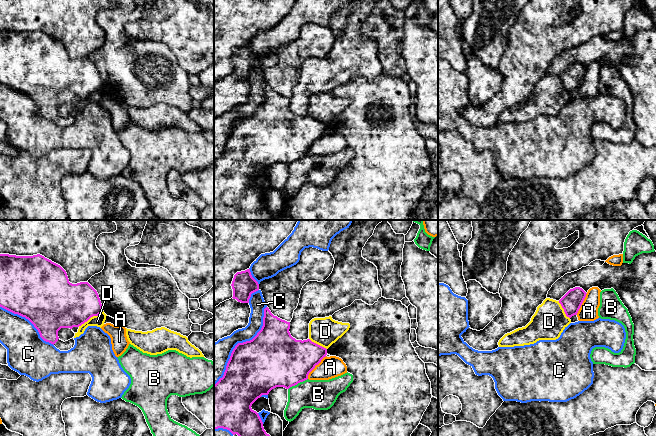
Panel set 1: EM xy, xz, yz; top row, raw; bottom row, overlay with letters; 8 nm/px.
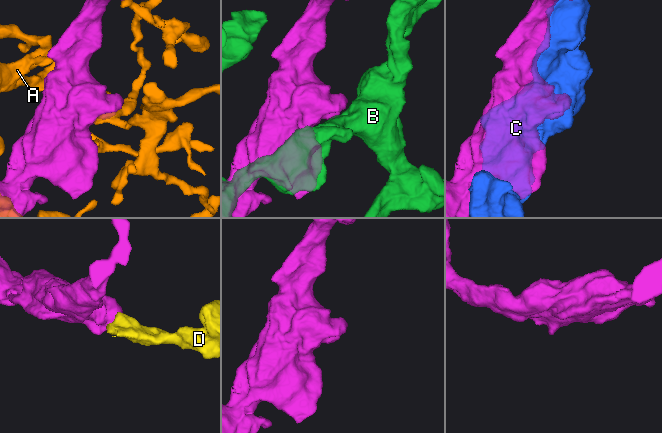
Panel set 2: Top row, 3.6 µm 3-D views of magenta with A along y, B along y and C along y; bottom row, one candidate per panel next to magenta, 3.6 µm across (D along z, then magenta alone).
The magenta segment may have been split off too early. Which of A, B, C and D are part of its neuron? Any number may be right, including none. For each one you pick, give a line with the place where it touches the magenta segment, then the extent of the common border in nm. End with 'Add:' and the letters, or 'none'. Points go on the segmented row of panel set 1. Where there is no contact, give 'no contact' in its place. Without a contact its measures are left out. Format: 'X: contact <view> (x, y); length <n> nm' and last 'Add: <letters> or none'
Add: none

